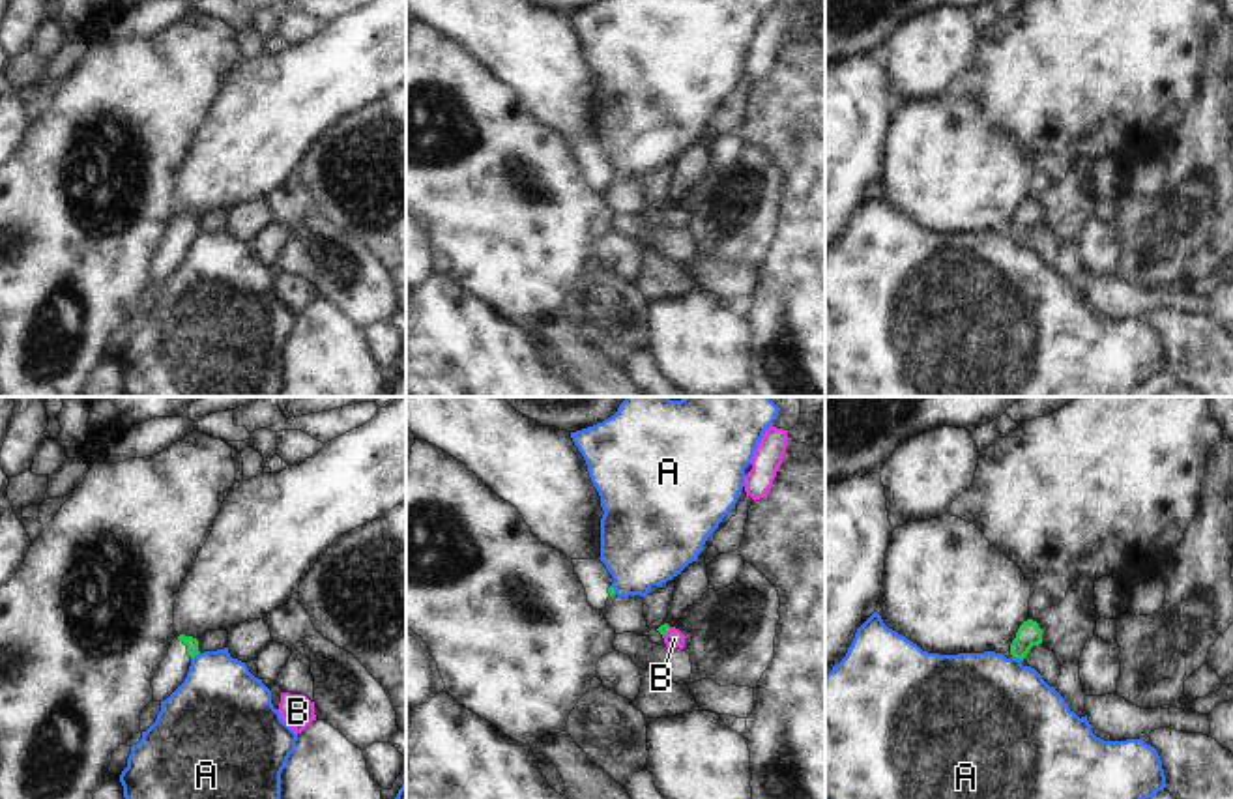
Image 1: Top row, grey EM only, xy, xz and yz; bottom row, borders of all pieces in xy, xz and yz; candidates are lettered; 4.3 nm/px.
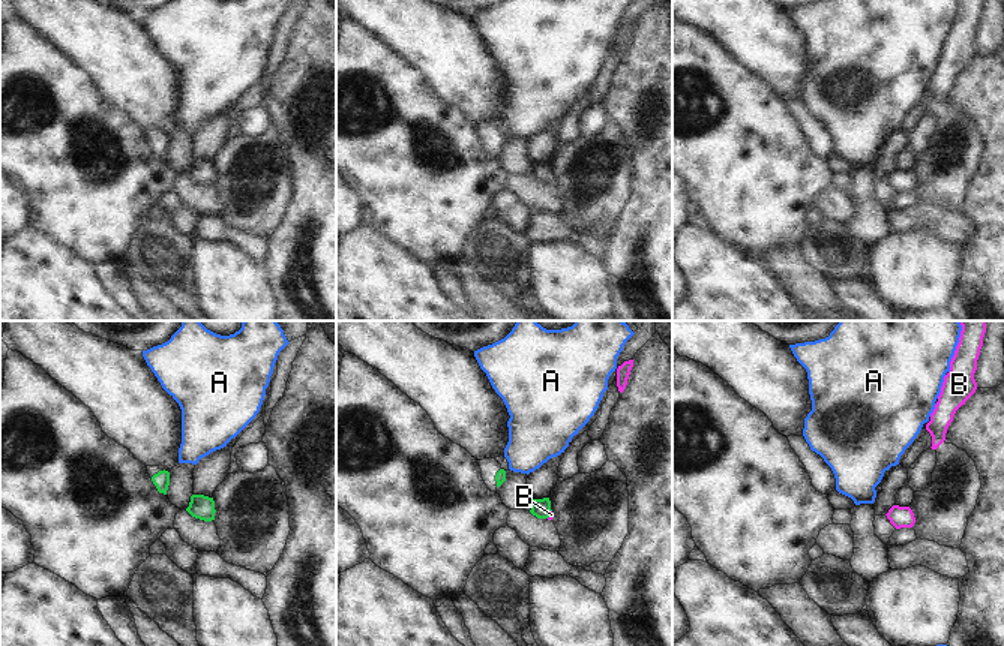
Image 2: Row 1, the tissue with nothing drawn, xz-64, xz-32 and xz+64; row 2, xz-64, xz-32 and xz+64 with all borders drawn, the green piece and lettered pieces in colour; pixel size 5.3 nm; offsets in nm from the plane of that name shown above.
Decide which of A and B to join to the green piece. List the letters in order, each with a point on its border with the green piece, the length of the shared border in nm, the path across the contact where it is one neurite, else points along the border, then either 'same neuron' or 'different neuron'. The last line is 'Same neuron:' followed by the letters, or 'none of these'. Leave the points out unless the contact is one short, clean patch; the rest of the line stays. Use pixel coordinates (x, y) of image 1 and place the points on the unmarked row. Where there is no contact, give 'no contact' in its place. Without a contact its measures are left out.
A: contact yz (1018, 238); length 50 nm; border yz (1013, 236), (1022, 240); different neuron
B: contact xz (667, 212); length 60 nm; way xz (663, 210), (667, 212), (674, 219); same neuron
Same neuron: B

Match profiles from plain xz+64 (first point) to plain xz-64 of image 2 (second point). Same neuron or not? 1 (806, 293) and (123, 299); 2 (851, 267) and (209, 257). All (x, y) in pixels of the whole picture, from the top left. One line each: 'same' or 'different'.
1: different
2: different

